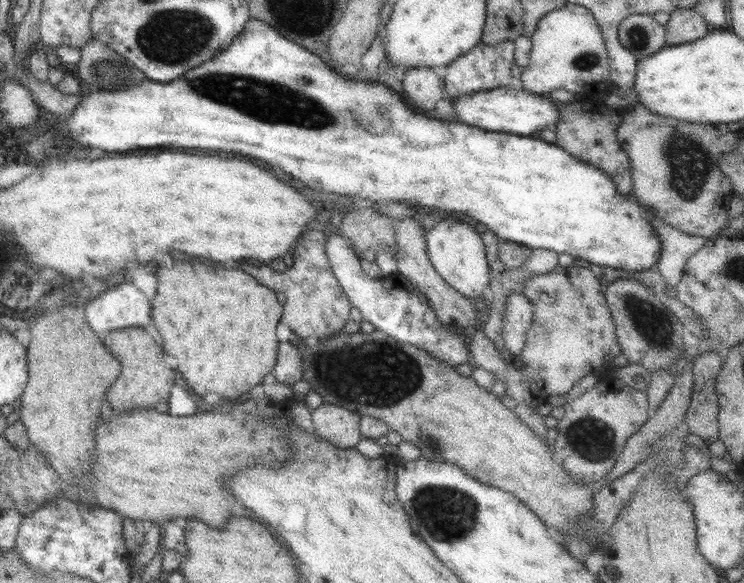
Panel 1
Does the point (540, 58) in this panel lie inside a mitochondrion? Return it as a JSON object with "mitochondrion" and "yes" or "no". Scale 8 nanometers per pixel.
{"mitochondrion":"no"}

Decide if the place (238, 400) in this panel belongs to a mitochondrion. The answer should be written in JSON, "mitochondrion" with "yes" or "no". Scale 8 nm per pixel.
{"mitochondrion":"no"}

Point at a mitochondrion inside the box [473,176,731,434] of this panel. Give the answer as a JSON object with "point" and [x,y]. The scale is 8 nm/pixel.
{"point":[660,330]}

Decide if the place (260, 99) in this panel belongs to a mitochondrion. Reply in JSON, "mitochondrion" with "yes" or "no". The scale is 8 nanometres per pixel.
{"mitochondrion":"yes"}

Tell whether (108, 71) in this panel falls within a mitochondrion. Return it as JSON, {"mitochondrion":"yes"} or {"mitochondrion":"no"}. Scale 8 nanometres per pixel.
{"mitochondrion":"yes"}

